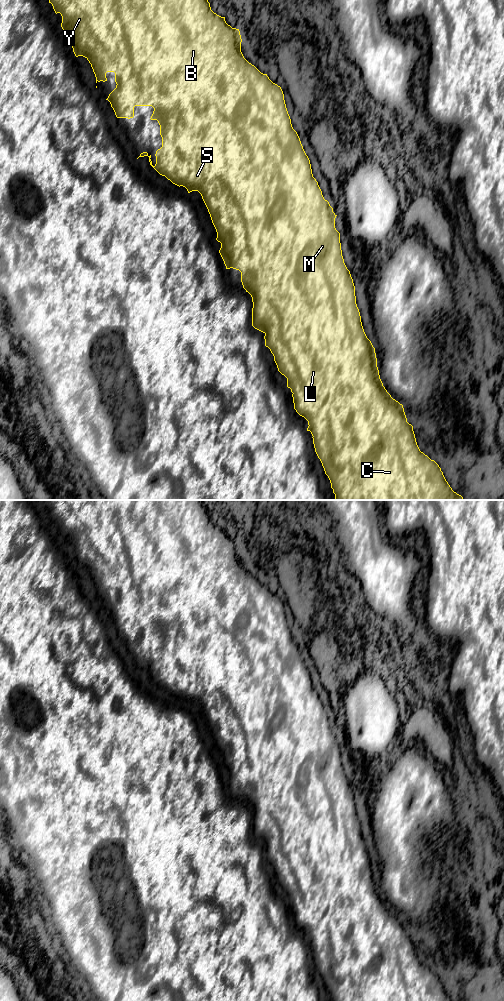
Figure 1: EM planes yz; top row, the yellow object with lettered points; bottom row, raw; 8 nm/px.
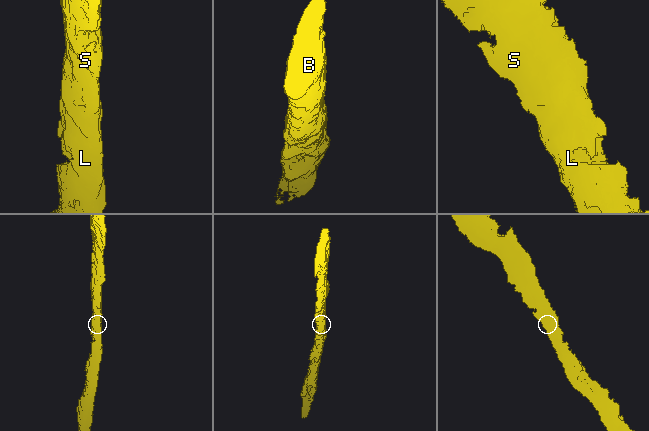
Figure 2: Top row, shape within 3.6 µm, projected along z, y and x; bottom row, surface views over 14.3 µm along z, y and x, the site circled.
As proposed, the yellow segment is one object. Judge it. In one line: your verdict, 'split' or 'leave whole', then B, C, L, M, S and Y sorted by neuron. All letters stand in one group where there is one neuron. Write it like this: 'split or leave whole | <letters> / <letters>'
leave whole | B C L M S Y

